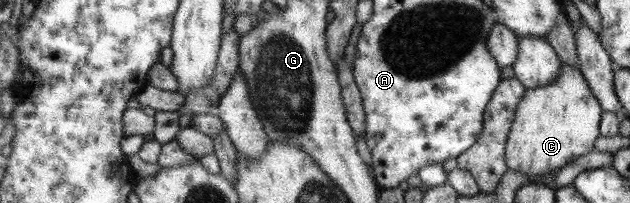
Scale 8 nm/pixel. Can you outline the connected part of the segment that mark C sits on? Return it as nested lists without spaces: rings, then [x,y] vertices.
[[[562,64],[558,76],[552,82],[525,90],[522,101],[518,102],[505,144],[506,170],[520,173],[528,178],[529,183],[535,183],[542,174],[566,166],[568,162],[574,162],[574,159],[588,154],[593,149],[594,141],[600,136],[601,113],[601,105],[590,91],[585,76],[576,65]]]

